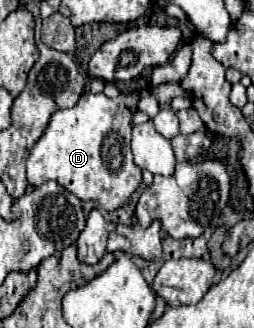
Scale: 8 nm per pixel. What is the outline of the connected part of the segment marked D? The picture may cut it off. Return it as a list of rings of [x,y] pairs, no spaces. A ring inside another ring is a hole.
[[[84,92],[74,108],[58,110],[50,118],[42,138],[32,148],[26,168],[30,186],[56,180],[80,200],[96,200],[108,212],[120,208],[142,182],[142,170],[132,162],[130,132],[140,94],[106,98],[102,92]],[[110,136],[110,144],[104,144]]]

